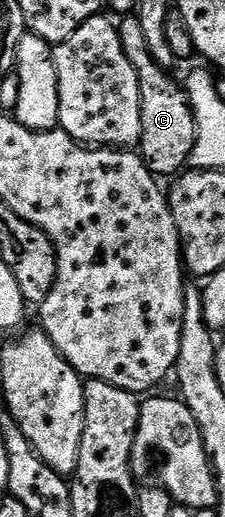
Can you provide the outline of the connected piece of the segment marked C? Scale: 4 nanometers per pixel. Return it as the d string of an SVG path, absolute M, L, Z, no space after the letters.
M124 17L117 27L121 44L124 46L125 56L131 61L139 81L141 136L137 143L137 153L152 174L156 176L162 176L162 174L178 175L188 165L195 143L195 121L193 120L191 105L187 102L184 87L180 83L178 86L167 75L170 73L166 69L160 68L152 62L151 53L147 51L145 36L141 32L138 17Z

